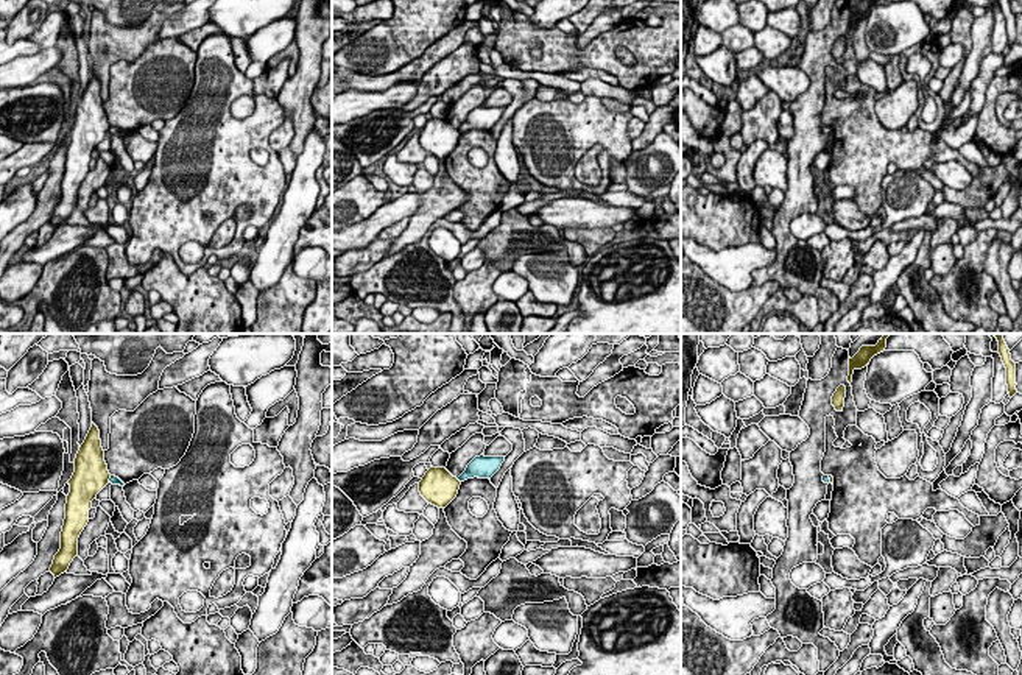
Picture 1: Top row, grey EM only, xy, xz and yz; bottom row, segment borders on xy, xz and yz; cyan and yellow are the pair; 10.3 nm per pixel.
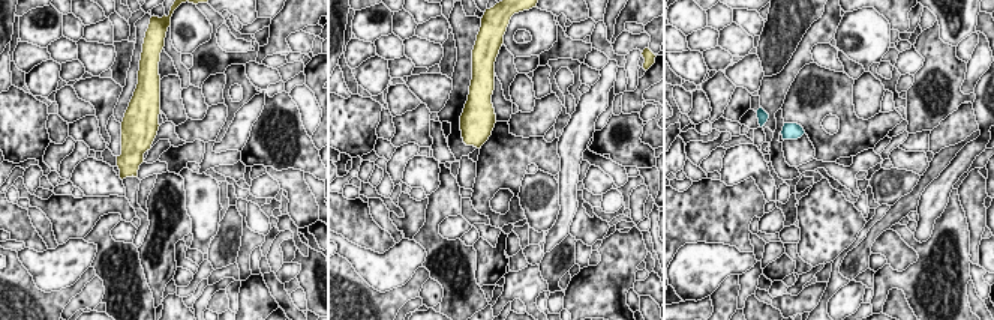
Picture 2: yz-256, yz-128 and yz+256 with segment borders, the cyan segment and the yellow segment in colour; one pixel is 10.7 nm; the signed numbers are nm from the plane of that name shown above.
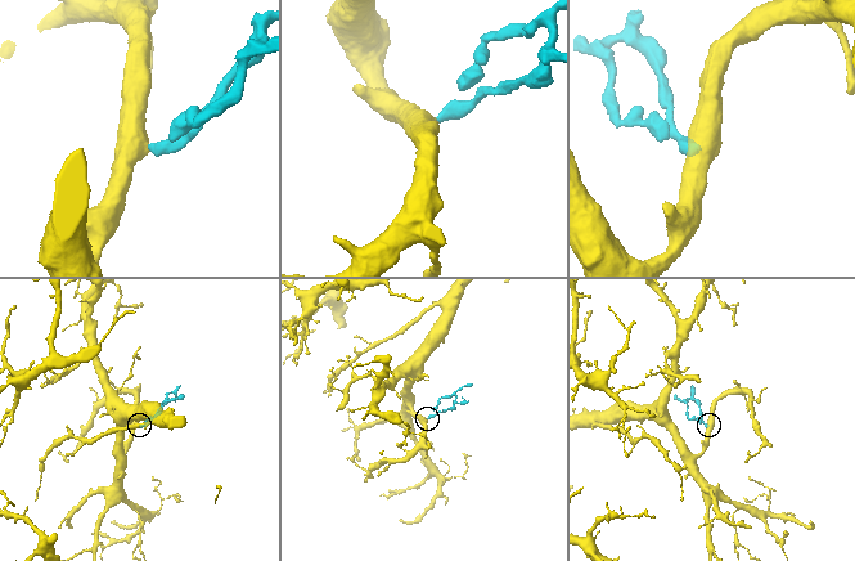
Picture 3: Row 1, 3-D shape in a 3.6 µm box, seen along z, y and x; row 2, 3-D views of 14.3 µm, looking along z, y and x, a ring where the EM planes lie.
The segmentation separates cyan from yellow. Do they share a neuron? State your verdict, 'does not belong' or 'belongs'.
does not belong

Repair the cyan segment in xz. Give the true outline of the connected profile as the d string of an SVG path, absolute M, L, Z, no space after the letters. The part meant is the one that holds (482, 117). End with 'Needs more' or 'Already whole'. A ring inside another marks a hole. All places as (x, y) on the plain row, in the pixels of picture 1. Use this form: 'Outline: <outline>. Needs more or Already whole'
Outline: M475 108L466 118L466 122L458 128L460 133L467 129L491 129L505 112L505 108Z. Already whole

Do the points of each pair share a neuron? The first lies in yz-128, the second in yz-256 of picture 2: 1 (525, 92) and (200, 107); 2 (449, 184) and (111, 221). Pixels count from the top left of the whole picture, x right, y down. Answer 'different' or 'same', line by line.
1: same
2: same

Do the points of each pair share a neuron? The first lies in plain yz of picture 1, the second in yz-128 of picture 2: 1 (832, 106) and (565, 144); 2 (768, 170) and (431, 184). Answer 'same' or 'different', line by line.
1: different
2: same

